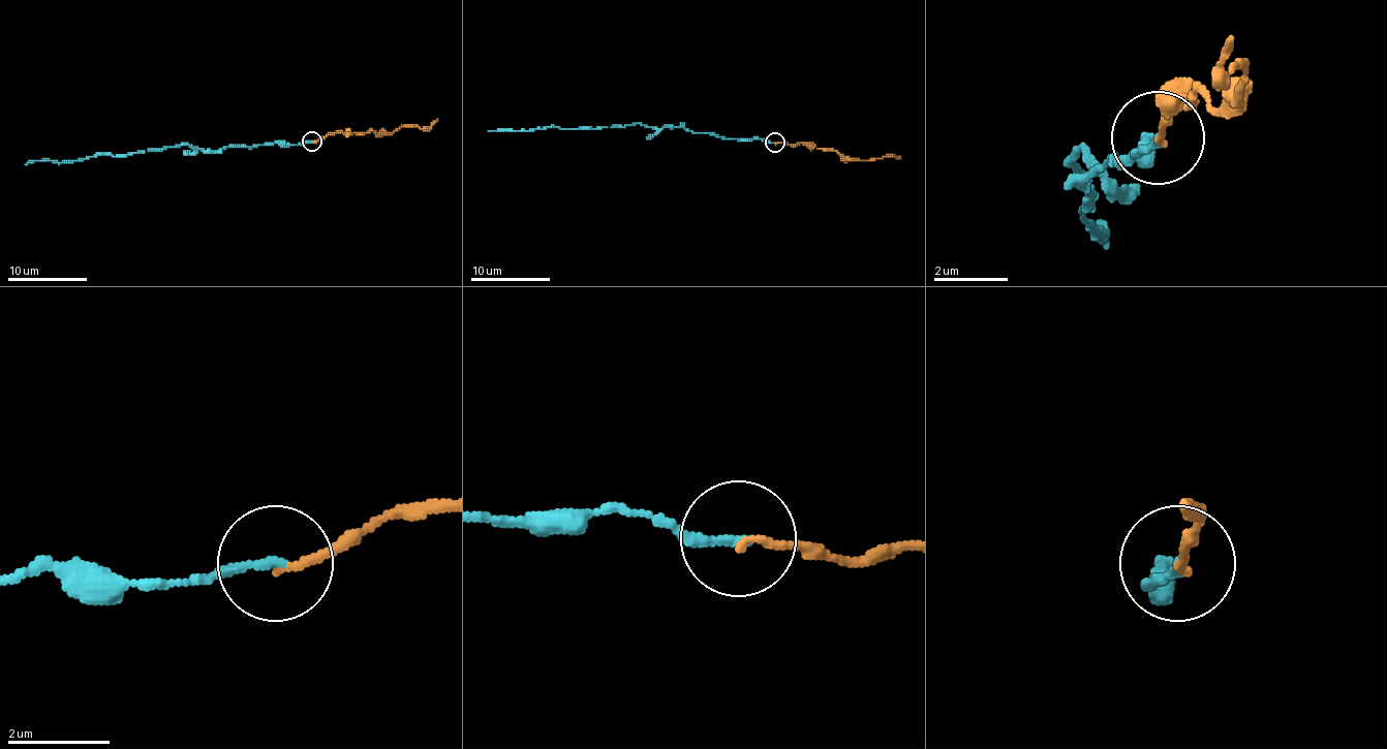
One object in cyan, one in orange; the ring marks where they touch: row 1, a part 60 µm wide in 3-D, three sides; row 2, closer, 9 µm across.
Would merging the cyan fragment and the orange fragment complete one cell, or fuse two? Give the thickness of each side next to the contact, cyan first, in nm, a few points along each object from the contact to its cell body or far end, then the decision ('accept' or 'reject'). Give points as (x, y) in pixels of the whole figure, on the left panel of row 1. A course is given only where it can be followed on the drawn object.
calibres 200 and 150 nm; course cyan (312, 141), (297, 145), (223, 147), (219, 151), (176, 147), (86, 156), (64, 162), (29, 160), (25, 164); course orange (312, 143), (329, 134), (377, 134), (401, 127), (427, 129), (437, 119); accept

